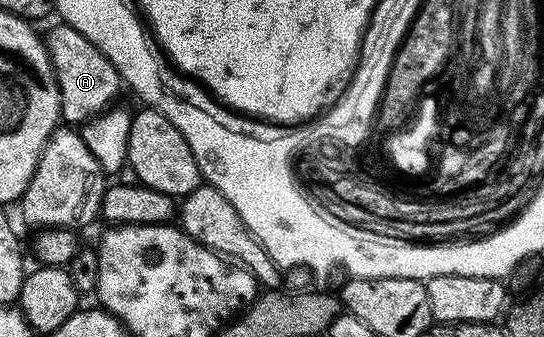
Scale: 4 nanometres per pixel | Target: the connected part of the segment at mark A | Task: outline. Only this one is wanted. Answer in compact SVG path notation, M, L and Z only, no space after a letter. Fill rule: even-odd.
M66 23L58 24L45 33L45 40L47 54L51 57L55 78L59 84L59 116L68 126L82 127L99 113L112 108L114 101L111 100L118 95L119 89L121 90L119 73L113 63L109 63L109 59L105 59L105 55L101 55L101 51L97 51L97 47L93 47L93 43L85 39L85 35L81 35L81 31Z

